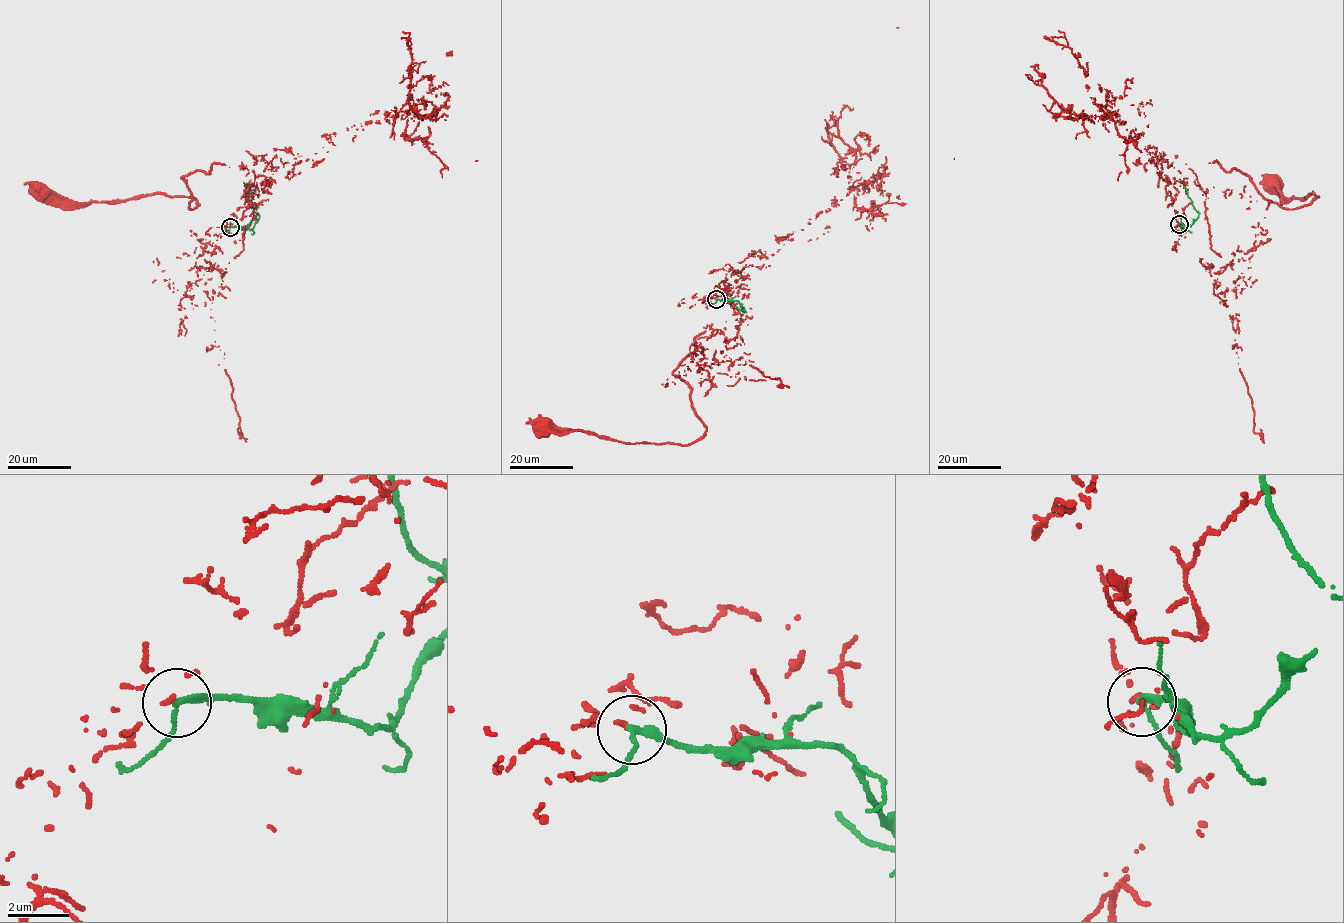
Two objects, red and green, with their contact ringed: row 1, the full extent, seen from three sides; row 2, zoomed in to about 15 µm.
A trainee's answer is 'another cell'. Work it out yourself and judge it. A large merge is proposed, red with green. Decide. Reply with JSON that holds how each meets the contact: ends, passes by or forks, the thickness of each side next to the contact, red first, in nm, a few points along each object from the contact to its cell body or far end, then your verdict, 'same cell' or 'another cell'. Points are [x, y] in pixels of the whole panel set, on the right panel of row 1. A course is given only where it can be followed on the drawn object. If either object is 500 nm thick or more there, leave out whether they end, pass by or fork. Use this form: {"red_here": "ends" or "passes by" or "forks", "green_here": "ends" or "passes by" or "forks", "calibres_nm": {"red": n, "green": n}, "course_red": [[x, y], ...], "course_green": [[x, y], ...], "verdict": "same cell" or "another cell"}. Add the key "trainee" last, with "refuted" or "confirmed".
{"red_here": "passes by", "green_here": "passes by", "calibres_nm": {"red": 80, "green": 180}, "course_red": [[1178, 224], [1179, 182], [1199, 185], [1193, 170], [1217, 161], [1282, 207], [1318, 196], [1284, 198], [1270, 185]], "course_green": [[1178, 224], [1185, 228], [1190, 226], [1198, 216], [1183, 179]], "verdict": "another cell", "trainee": "confirmed"}

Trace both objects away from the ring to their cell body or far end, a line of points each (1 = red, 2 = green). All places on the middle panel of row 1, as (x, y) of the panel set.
1: (716, 299), (733, 287), (737, 312), (706, 328), (673, 372), (691, 389), (701, 438), (623, 443), (544, 424)
2: (716, 299), (737, 301), (746, 312), (733, 302), (721, 299)

